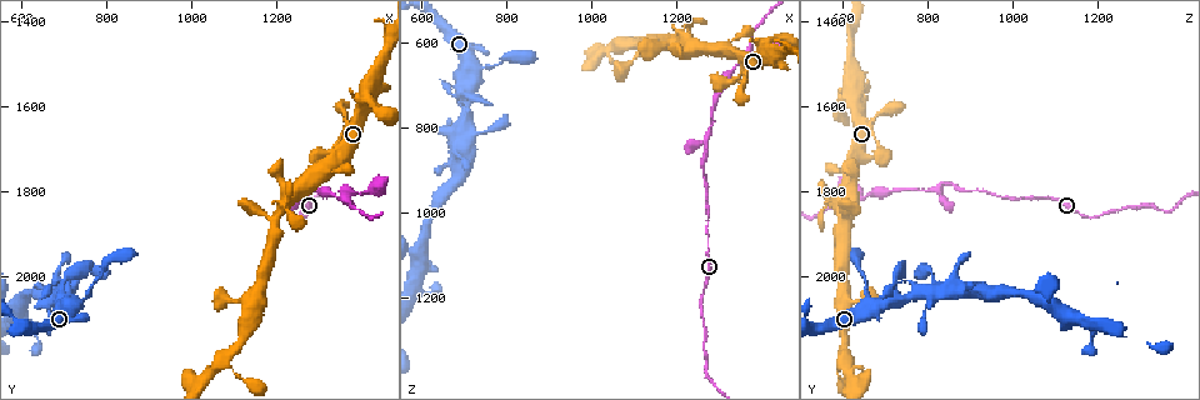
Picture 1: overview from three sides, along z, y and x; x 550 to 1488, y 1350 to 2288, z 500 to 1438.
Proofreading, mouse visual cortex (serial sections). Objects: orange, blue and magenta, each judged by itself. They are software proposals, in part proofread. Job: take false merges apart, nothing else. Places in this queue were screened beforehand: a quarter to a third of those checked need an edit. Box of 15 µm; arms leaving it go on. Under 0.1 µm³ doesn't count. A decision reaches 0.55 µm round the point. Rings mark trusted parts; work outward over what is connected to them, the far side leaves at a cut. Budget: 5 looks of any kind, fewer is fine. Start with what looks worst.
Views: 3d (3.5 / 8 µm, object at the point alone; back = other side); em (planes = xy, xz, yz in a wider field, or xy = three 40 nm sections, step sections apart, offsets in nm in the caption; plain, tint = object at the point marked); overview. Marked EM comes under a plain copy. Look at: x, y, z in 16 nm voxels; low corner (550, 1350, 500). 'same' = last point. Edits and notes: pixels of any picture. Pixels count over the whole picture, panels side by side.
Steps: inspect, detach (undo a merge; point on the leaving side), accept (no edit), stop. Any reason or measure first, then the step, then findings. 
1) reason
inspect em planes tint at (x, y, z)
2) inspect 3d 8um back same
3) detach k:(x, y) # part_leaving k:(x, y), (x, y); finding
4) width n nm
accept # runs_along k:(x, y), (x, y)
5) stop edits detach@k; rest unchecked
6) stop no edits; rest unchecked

thick turns thin
inspect 3d 3.5um at (1350, 1815, 640)

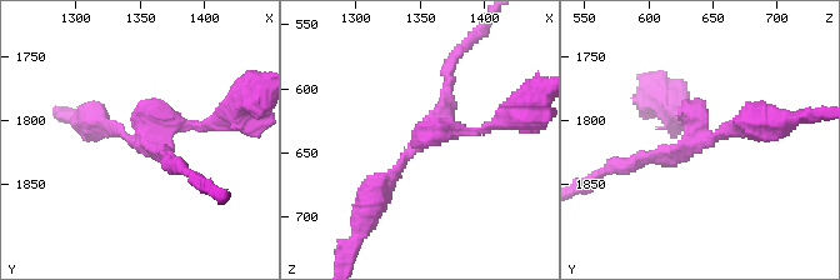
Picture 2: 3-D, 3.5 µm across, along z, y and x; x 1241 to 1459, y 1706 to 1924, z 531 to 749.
inspect em xy step 5 tint at (1352, 1816, 638)

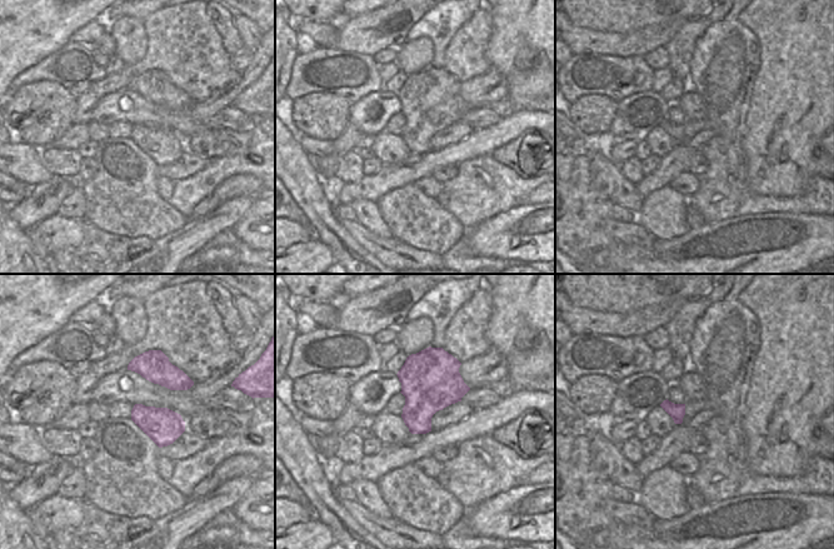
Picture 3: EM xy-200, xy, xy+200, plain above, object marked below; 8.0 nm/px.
accept # runs_along 2:(376, 195), (423, 135), (480, 131), (500, 119); one cell here

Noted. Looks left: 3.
three arms meet
inspect 3d 8um at (725, 2065, 655)

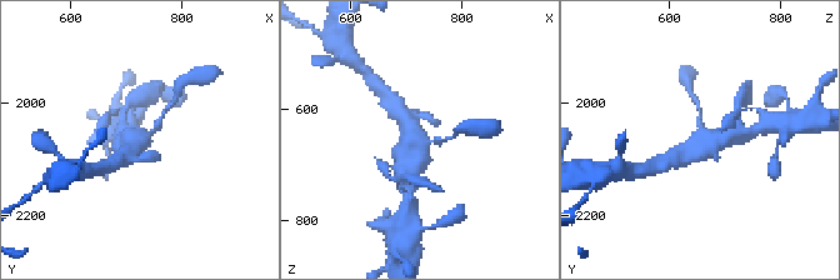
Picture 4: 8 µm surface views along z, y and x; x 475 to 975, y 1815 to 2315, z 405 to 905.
inspect 3d 3.5um at (730, 2065, 660)

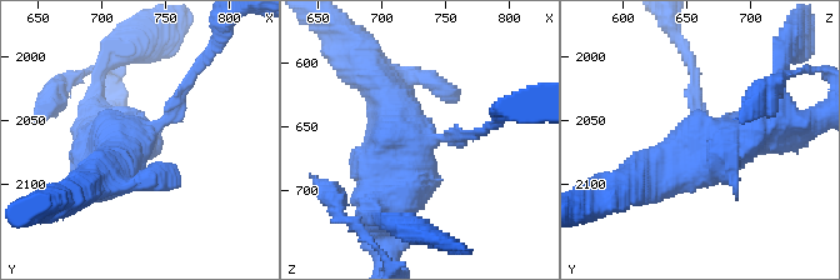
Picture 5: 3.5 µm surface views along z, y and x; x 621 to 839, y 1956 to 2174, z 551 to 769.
now the EM
inspect em planes tint at (732, 2062, 660)

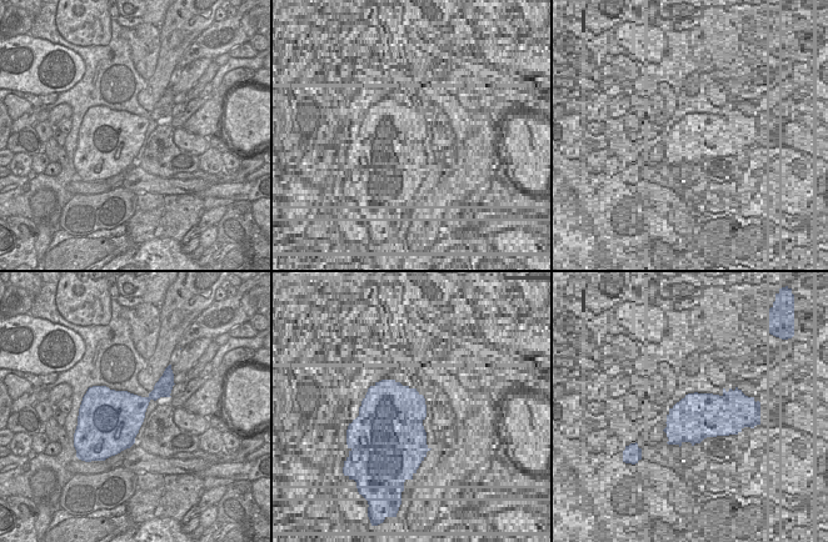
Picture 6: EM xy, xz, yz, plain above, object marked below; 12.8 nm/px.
accept # runs_along 5:(634, 179), (771, 129); one cell here

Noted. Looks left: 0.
stop no edits; rest unchecked

